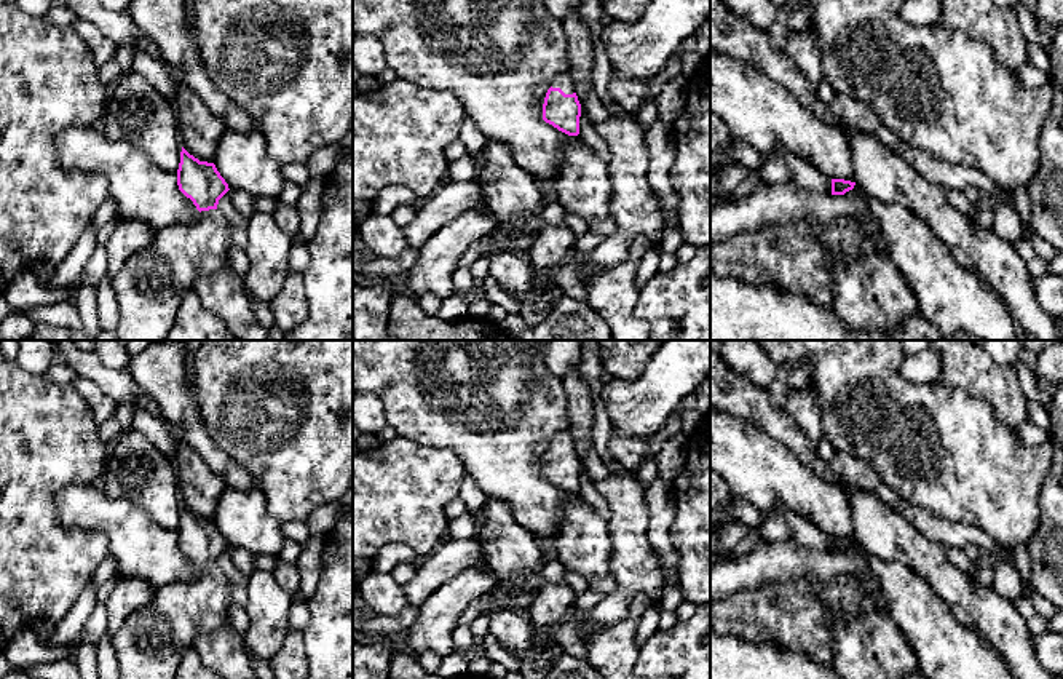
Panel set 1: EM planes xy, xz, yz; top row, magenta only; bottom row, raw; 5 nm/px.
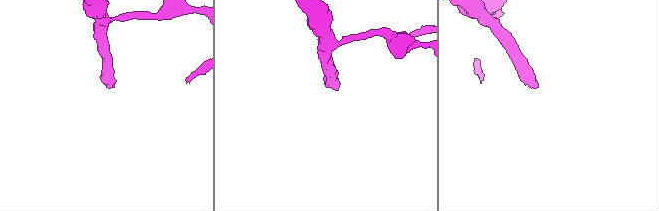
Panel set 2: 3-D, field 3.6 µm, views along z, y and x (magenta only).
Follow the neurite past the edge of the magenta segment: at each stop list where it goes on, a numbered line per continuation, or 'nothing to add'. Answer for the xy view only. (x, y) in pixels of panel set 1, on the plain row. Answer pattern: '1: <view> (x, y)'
1: xy (150, 644)

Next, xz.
1: xz (564, 438)

